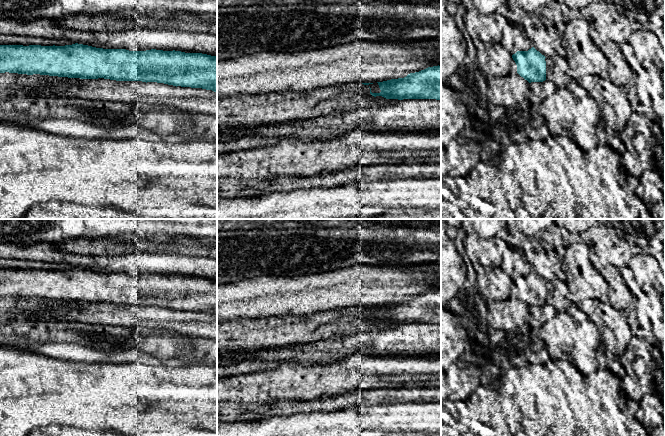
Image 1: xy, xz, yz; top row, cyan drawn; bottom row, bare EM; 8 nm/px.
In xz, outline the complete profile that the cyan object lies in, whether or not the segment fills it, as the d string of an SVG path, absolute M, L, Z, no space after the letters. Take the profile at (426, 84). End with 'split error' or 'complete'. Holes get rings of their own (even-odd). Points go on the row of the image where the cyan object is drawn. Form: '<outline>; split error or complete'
M433 66L428 67L424 70L421 70L419 72L410 73L404 78L398 78L398 79L391 79L383 82L377 82L379 85L379 88L381 90L380 93L372 93L370 88L370 94L374 97L376 96L382 96L386 99L436 99L441 100L441 66Z; complete

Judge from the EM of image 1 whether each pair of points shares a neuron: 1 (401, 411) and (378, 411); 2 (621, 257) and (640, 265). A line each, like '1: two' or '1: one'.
1: one
2: two

